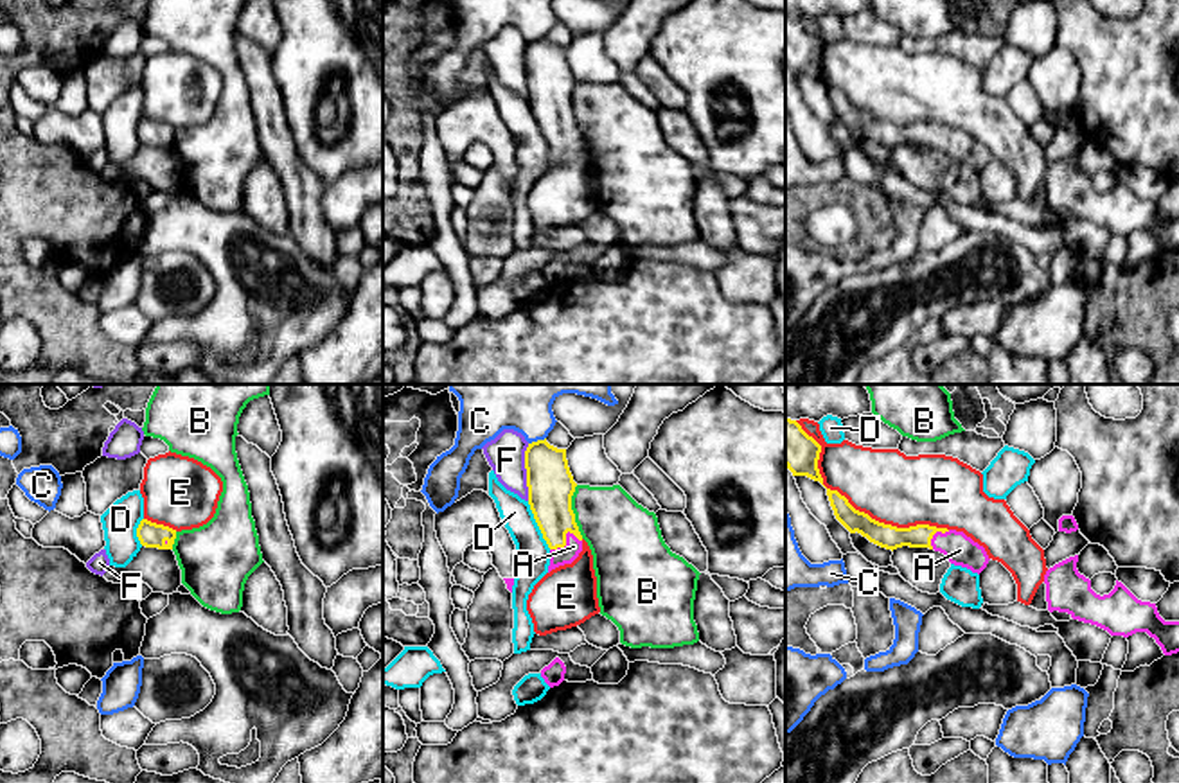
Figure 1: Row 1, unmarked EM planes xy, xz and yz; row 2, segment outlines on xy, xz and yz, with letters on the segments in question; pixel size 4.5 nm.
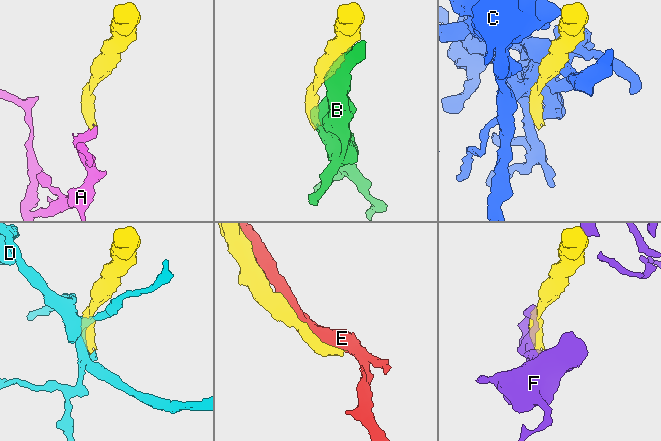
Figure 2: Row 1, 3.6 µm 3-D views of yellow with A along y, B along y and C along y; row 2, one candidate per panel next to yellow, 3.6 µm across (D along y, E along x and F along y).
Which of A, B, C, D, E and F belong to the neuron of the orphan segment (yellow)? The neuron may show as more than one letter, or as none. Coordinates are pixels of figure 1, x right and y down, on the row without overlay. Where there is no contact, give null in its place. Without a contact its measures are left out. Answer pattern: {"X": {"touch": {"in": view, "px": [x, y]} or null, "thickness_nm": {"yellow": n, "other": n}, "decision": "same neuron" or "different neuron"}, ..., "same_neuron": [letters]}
{"A": {"touch": {"in": "xz", "px": [565, 137]}, "thickness_nm": {"yellow": 200, "other": 80}, "decision": "same neuron"}, "B": {"touch": {"in": "xz", "px": [572, 110]}, "thickness_nm": {"yellow": 200, "other": 320}, "decision": "different neuron"}, "C": {"touch": {"in": "xz", "px": [538, 38]}, "thickness_nm": {"yellow": 200, "other": 170}, "decision": "different neuron"}, "D": {"touch": {"in": "xz", "px": [538, 123]}, "thickness_nm": {"yellow": 200, "other": 160}, "decision": "different neuron"}, "E": {"touch": {"in": "yz", "px": [852, 105]}, "thickness_nm": {"yellow": 110, "other": 320}, "decision": "different neuron"}, "F": {"touch": {"in": "xz", "px": [527, 70]}, "thickness_nm": {"yellow": 200, "other": 170}, "decision": "different neuron"}, "same_neuron": ["A"]}

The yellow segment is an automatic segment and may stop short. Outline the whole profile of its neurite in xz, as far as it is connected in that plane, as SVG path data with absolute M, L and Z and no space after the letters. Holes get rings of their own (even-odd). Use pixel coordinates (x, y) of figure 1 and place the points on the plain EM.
M545 38L528 41L525 48L528 102L550 145L548 171L572 162L582 149L582 133L572 108L577 81L568 65L566 47Z

